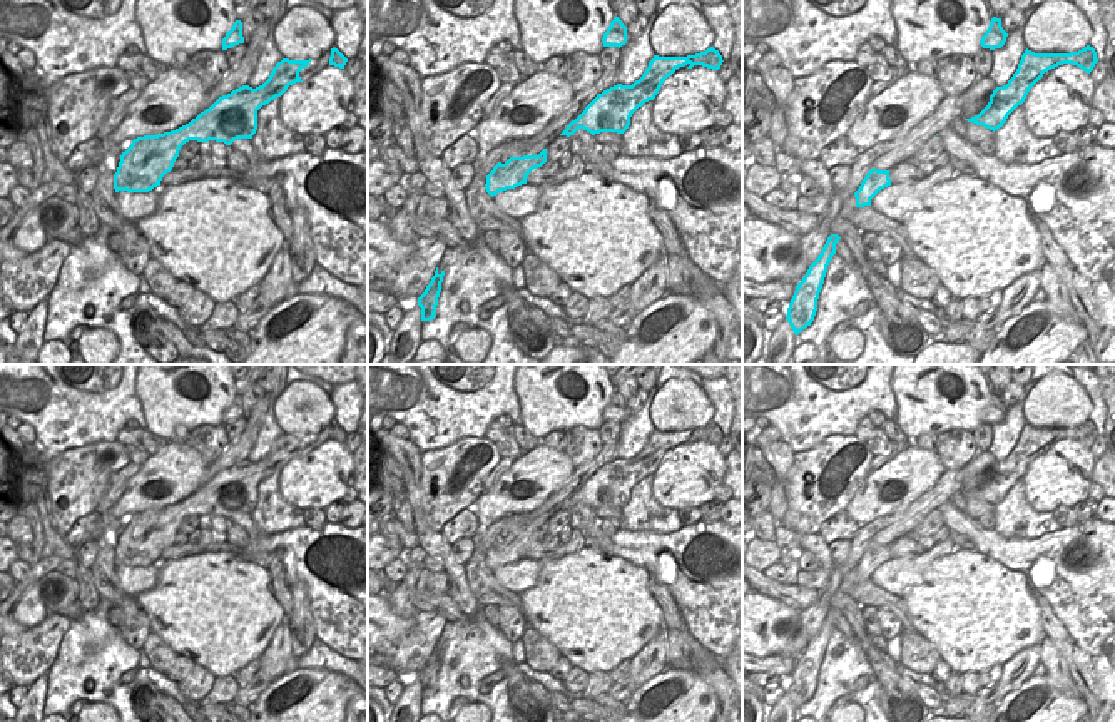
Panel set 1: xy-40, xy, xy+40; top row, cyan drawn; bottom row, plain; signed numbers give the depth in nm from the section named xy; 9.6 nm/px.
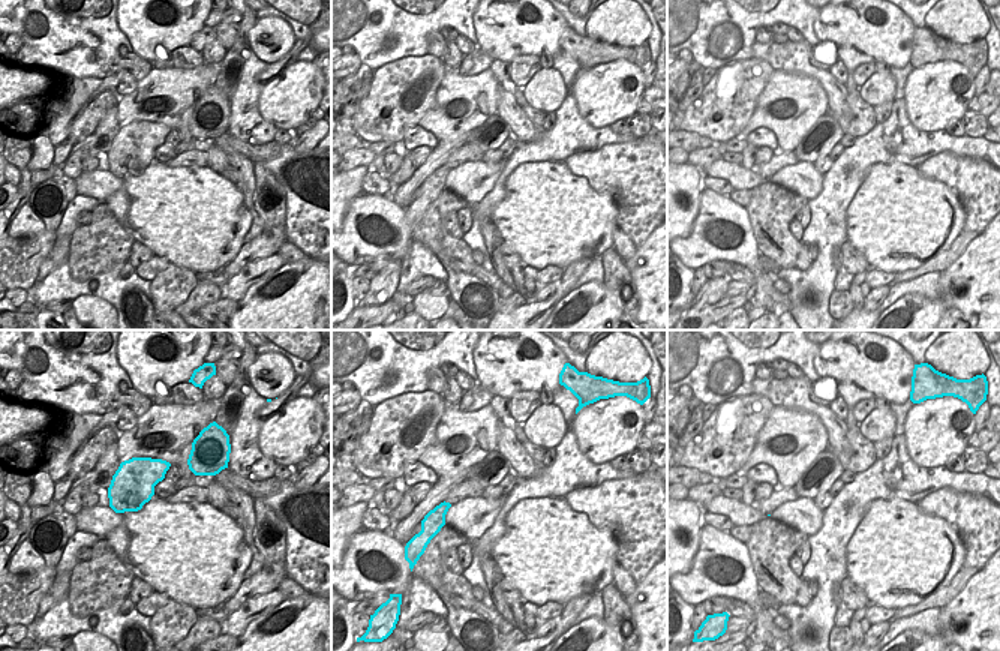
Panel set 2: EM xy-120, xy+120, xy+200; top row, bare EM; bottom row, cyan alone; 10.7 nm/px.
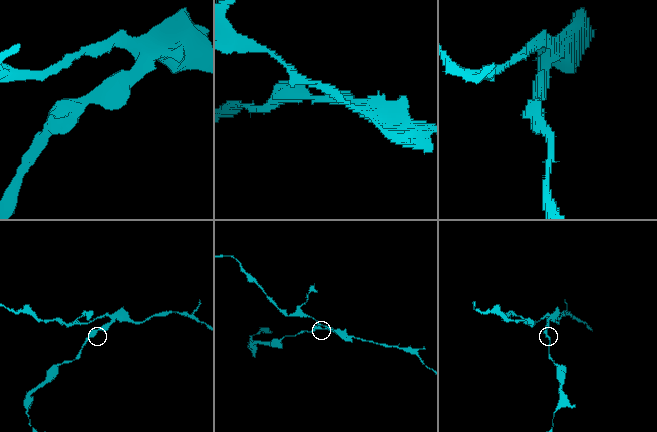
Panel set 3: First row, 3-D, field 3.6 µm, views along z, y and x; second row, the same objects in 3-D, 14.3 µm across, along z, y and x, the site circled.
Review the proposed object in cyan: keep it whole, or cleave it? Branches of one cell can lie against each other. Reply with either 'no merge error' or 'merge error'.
merge error

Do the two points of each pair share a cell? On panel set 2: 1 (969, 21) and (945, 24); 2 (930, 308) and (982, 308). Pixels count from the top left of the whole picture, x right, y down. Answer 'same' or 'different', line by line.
1: same
2: different

